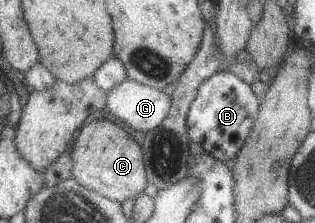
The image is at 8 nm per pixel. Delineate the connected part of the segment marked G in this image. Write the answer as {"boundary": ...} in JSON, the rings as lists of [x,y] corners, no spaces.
{"boundary":[[[137,80],[118,83],[107,94],[106,111],[145,134],[166,120],[173,105],[172,96]]]}

